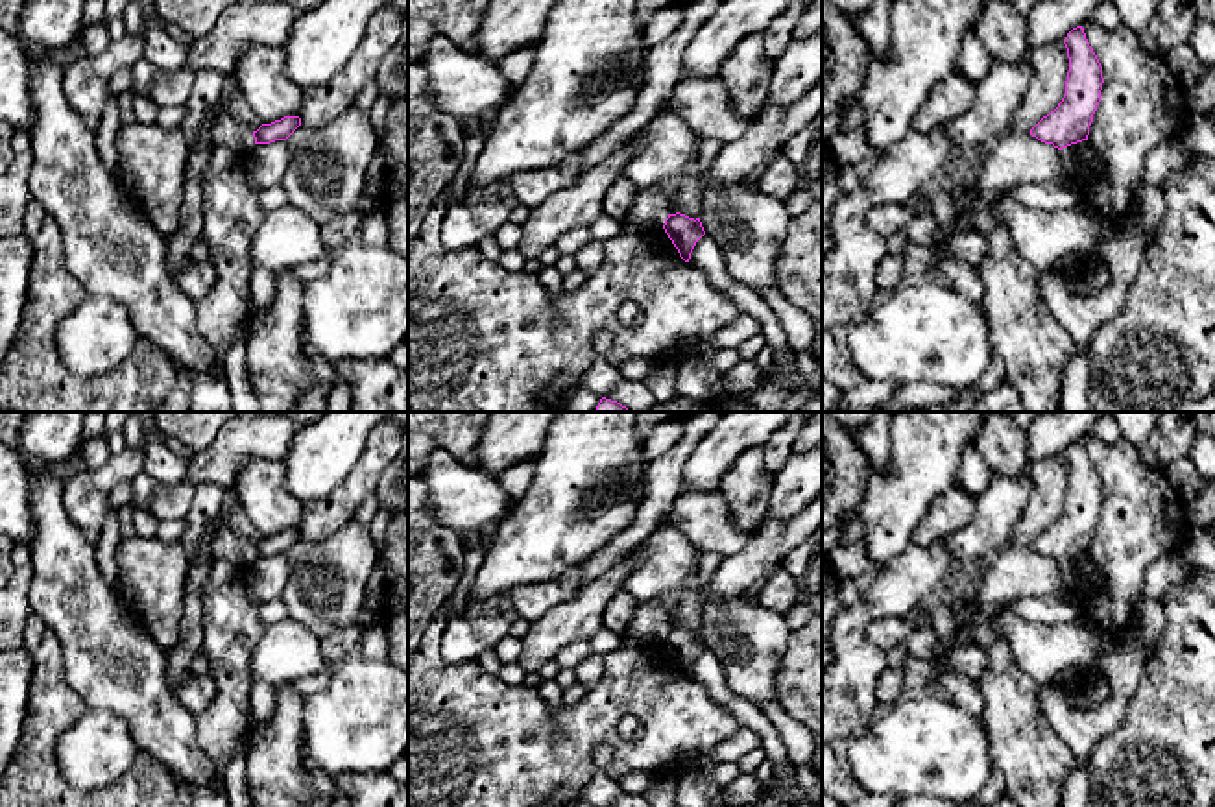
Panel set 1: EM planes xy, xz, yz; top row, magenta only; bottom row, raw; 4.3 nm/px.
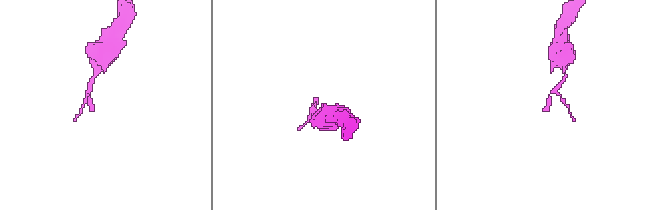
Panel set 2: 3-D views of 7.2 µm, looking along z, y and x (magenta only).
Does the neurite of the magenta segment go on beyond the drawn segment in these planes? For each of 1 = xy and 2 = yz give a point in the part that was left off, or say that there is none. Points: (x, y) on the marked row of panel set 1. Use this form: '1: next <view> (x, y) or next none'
1: next none
2: next none

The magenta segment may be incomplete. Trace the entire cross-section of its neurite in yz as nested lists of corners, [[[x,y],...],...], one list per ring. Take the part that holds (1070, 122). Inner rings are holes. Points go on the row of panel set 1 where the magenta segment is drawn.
[[[1082,26],[1073,28],[1064,44],[1069,57],[1065,94],[1058,107],[1030,129],[1032,137],[1058,150],[1088,140],[1104,83],[1102,66]]]

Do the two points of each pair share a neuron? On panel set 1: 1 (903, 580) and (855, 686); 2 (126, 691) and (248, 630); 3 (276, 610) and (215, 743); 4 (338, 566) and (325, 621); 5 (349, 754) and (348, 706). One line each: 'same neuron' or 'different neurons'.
1: same neuron
2: different neurons
3: different neurons
4: same neuron
5: same neuron

